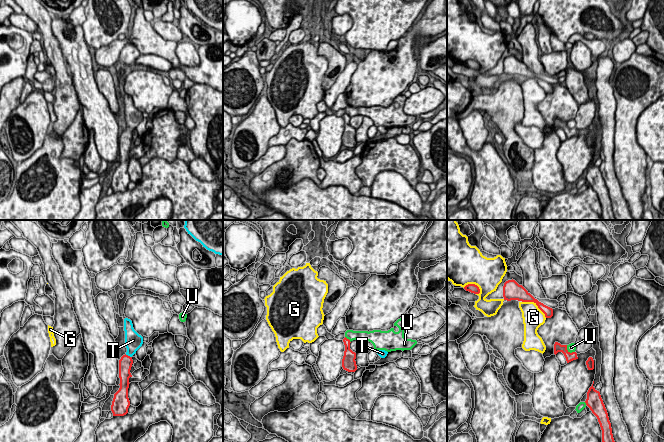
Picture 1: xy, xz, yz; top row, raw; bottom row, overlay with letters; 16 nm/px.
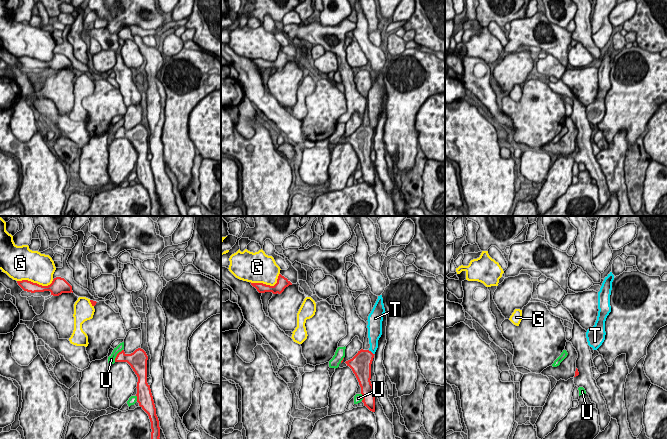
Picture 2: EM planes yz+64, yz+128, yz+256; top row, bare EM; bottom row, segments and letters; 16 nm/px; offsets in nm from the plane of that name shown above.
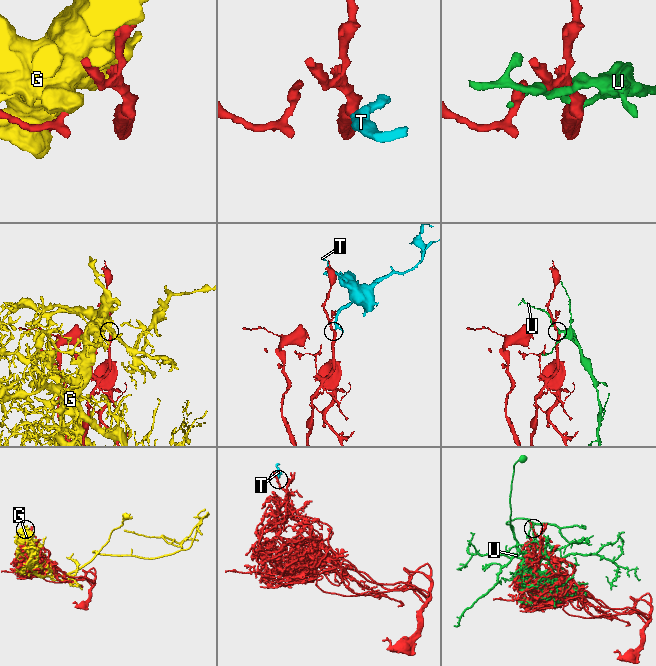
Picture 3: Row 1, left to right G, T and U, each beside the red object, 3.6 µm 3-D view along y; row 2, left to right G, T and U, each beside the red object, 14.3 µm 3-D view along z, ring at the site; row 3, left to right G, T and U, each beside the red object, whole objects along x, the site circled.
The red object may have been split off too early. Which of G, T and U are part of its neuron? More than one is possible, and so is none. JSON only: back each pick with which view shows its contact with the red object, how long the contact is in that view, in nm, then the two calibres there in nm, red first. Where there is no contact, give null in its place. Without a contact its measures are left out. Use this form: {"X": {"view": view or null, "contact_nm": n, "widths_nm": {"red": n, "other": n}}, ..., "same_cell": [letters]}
{"T": {"view": "xy", "contact_nm": 120, "widths_nm": {"red": 220, "other": 260}}, "same_cell": ["T"]}

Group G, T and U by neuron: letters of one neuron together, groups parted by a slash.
G / T / U

